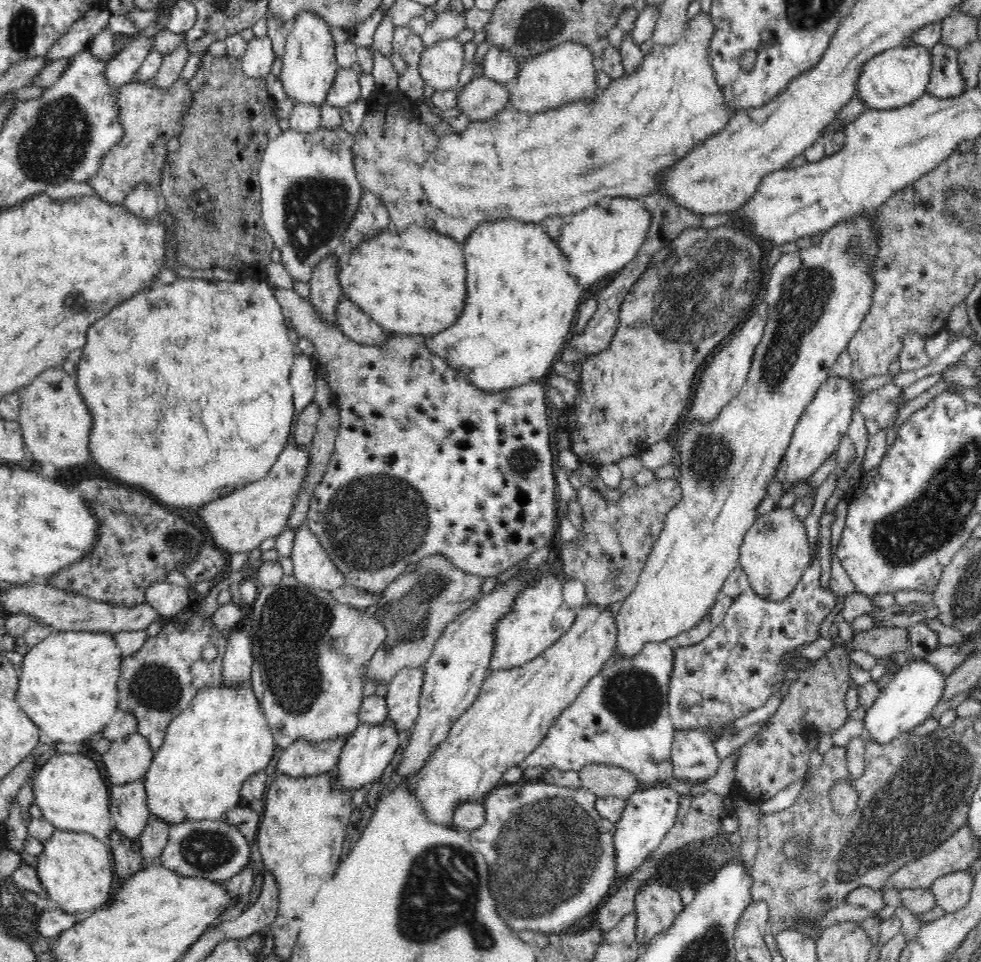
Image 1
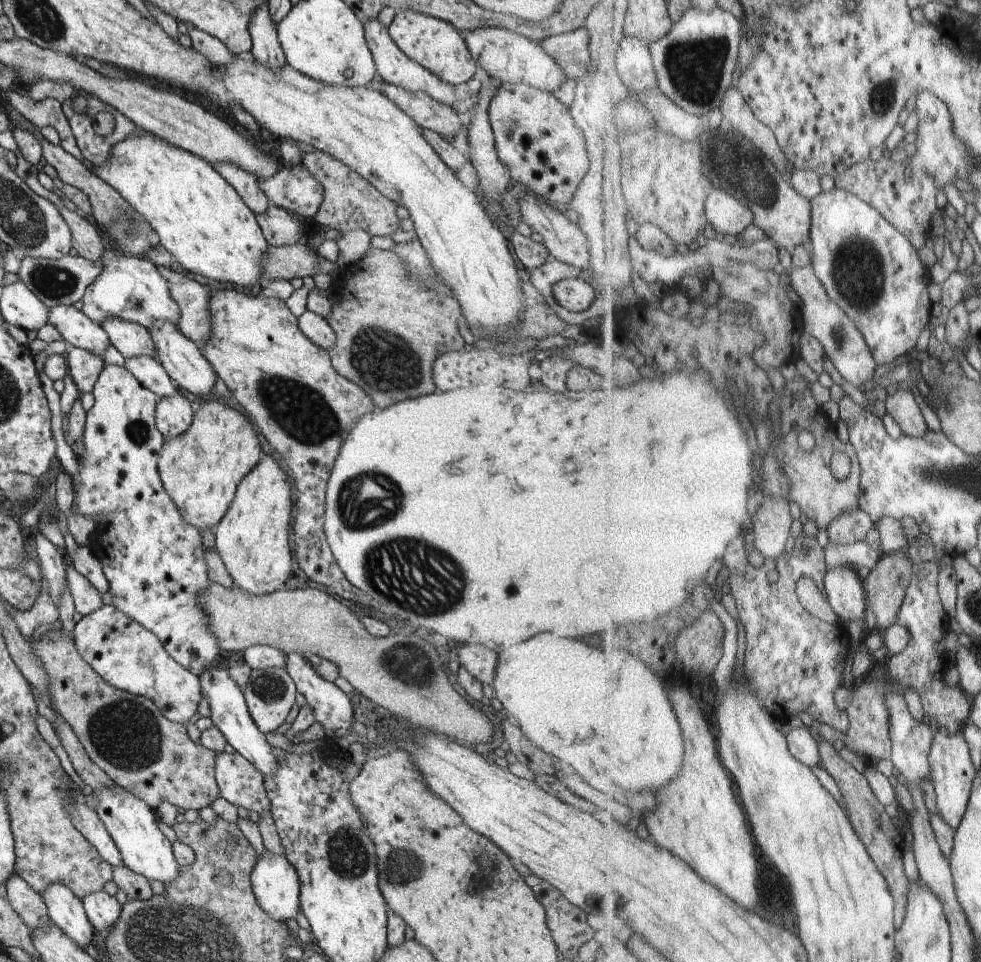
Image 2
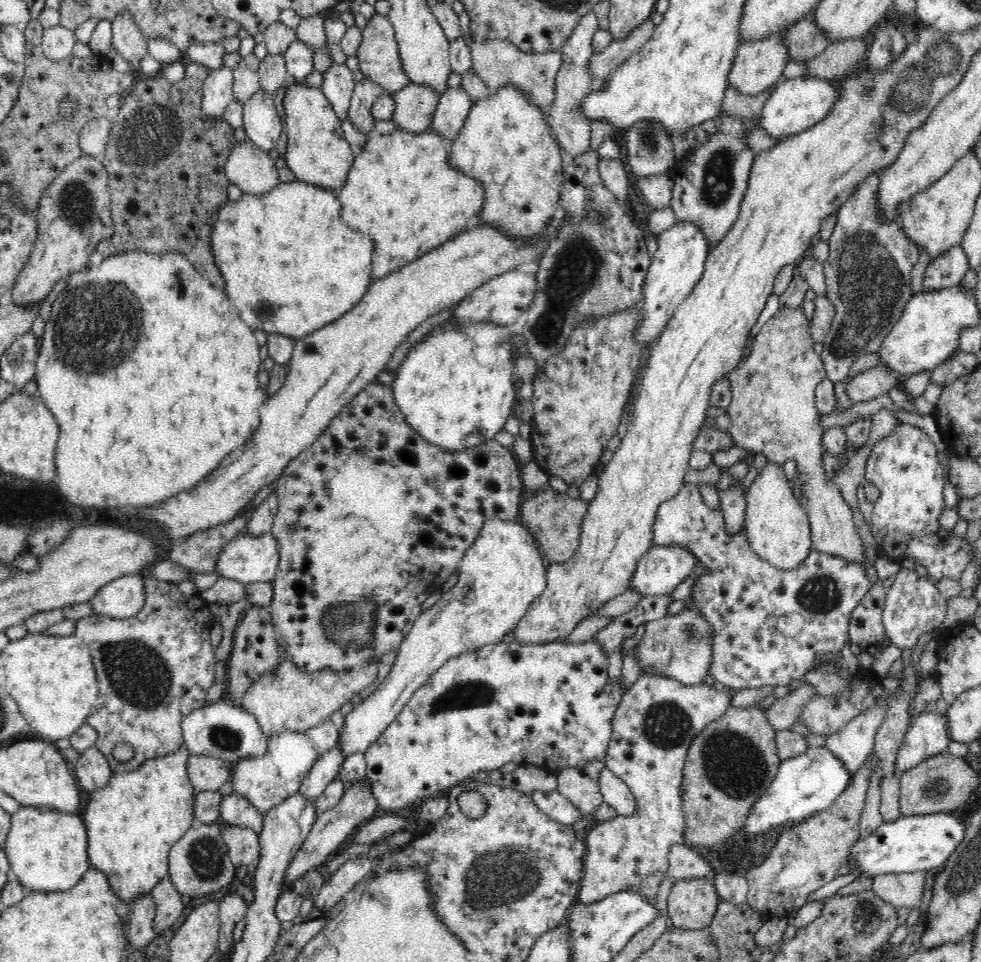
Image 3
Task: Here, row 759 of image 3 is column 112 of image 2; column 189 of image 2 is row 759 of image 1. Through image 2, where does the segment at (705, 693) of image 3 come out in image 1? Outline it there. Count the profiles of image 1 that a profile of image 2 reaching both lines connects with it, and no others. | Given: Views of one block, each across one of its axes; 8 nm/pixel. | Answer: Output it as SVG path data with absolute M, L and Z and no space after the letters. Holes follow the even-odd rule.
M732 723L715 735L702 729L675 729L671 746L673 776L682 782L706 782L716 776L721 761L714 742L721 736L731 737Z

